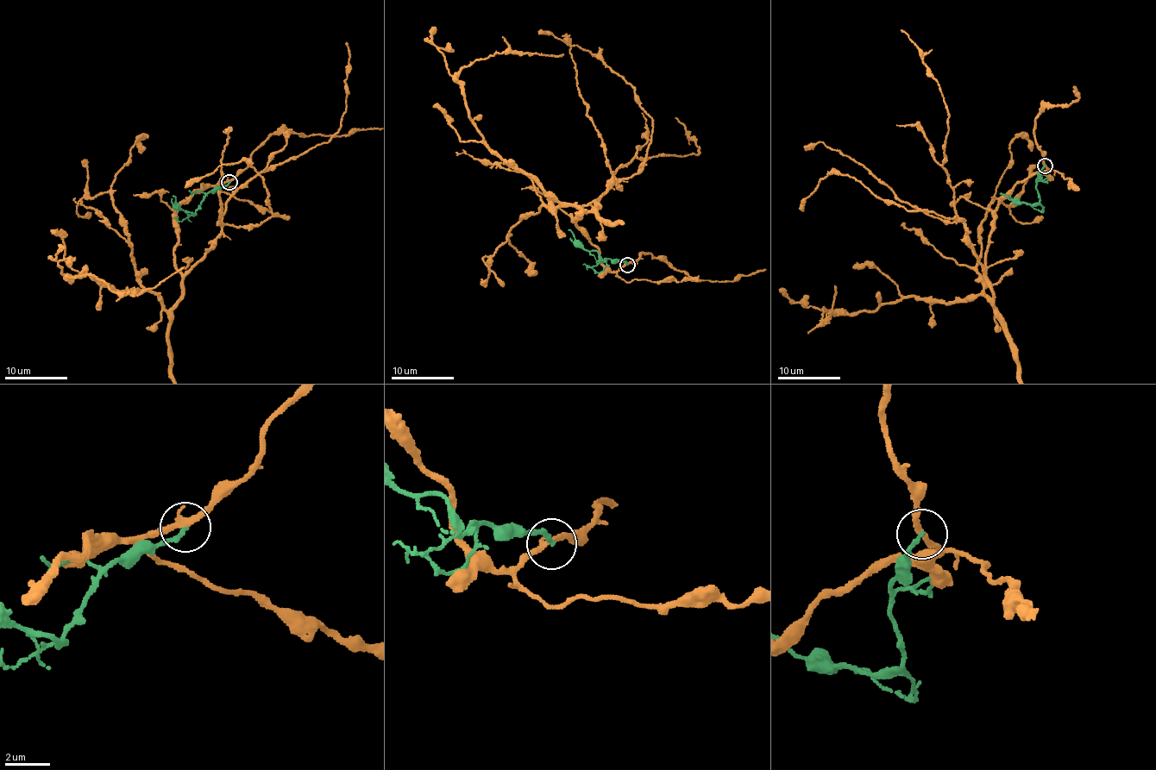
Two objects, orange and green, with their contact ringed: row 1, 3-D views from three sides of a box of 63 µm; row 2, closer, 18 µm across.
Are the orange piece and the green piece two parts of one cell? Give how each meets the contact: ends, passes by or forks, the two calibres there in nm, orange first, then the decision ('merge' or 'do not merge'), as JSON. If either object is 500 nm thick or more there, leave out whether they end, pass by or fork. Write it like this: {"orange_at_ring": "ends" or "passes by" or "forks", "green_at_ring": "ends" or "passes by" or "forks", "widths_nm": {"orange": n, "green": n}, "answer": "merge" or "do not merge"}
{"orange_at_ring": "passes by", "green_at_ring": "ends", "widths_nm": {"orange": 240, "green": 200}, "answer": "do not merge"}

